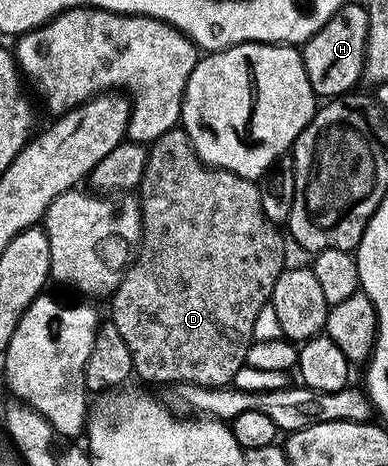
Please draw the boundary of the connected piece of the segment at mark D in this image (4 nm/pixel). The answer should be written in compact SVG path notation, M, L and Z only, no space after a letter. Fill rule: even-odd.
M178 129L165 132L150 147L149 164L145 168L145 180L141 187L141 205L143 207L143 242L139 252L133 259L132 276L124 277L117 292L110 299L110 321L117 326L129 352L133 355L135 374L137 378L149 384L177 384L177 386L193 385L207 389L226 389L234 385L240 370L247 366L248 354L255 343L257 316L261 316L261 308L271 305L273 288L277 288L277 280L281 280L284 270L288 269L287 242L284 231L273 225L265 208L261 204L261 189L254 181L243 179L228 170L214 170L207 166L197 156L189 136Z

